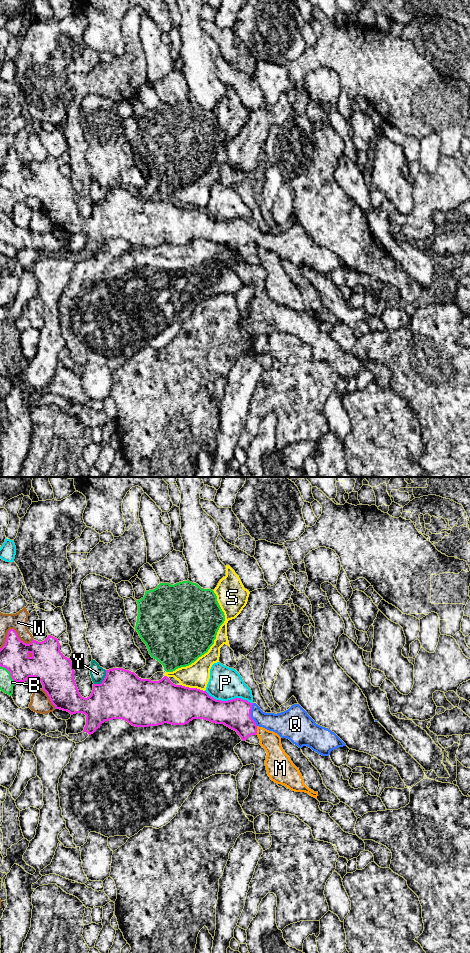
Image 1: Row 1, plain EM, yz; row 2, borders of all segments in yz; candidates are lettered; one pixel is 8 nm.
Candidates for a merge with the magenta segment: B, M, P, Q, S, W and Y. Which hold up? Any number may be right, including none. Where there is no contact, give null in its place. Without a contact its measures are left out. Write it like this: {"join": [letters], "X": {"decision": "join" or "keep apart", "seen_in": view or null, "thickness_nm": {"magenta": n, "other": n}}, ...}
{"join": ["Q"], "B": {"decision": "keep apart", "seen_in": "yz", "thickness_nm": {"magenta": 240, "other": 110}}, "M": {"decision": "keep apart", "seen_in": "yz", "thickness_nm": {"magenta": 240, "other": 160}}, "P": {"decision": "keep apart", "seen_in": "yz", "thickness_nm": {"magenta": 240, "other": 260}}, "Q": {"decision": "join", "seen_in": "yz", "thickness_nm": {"magenta": 240, "other": 160}}, "S": {"decision": "keep apart", "seen_in": "yz", "thickness_nm": {"magenta": 320, "other": 200}}, "W": {"decision": "keep apart", "seen_in": "yz", "thickness_nm": {"magenta": 240, "other": 140}}, "Y": {"decision": "keep apart", "seen_in": "yz", "thickness_nm": {"magenta": 380, "other": 120}}}

